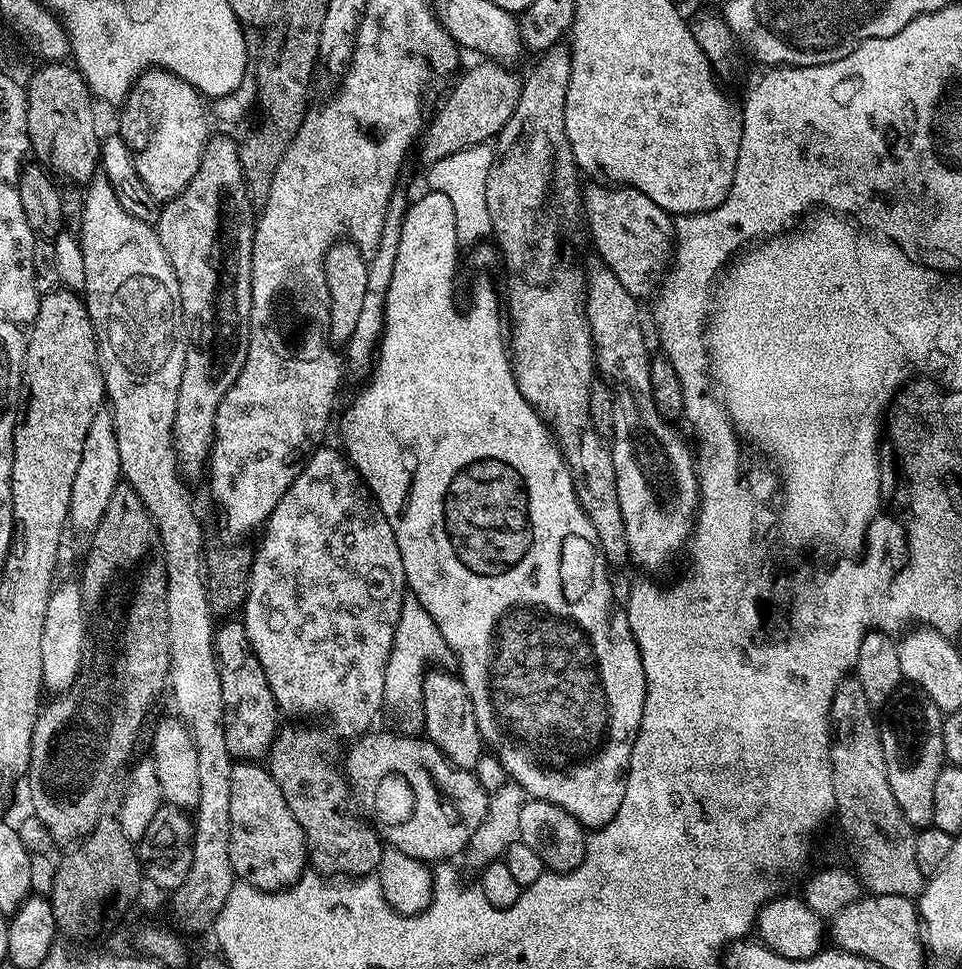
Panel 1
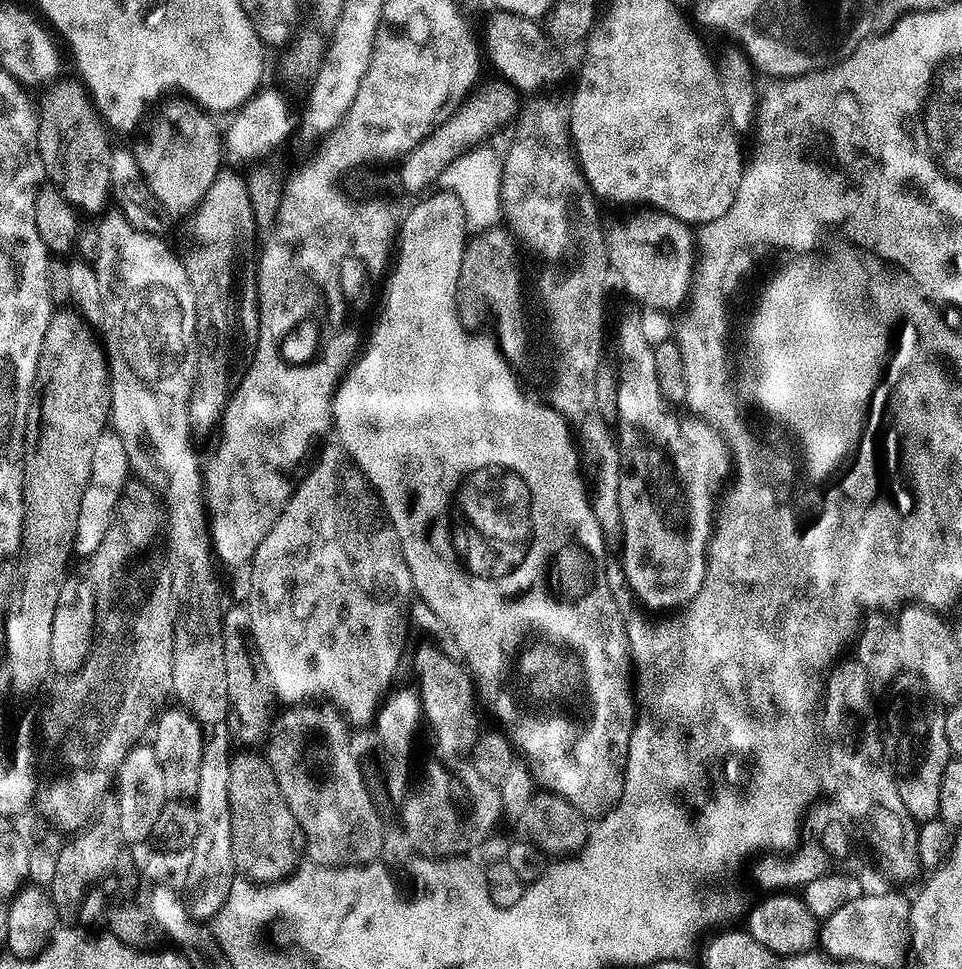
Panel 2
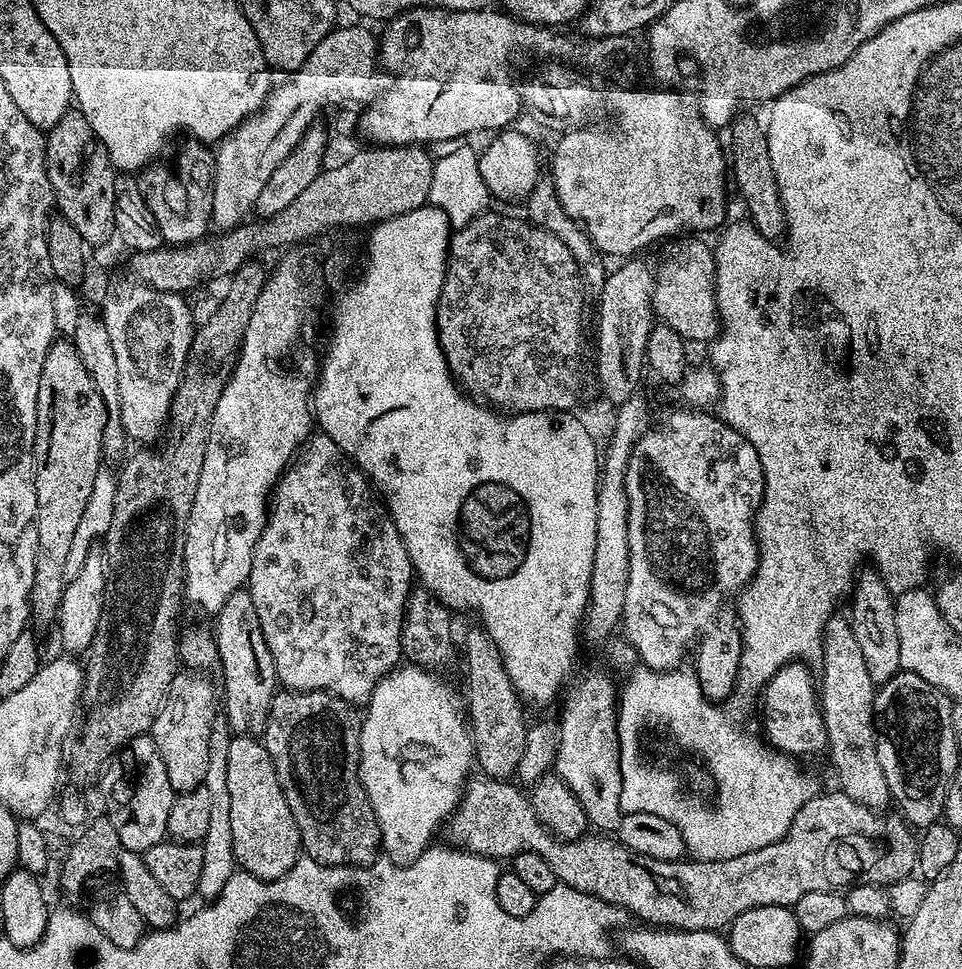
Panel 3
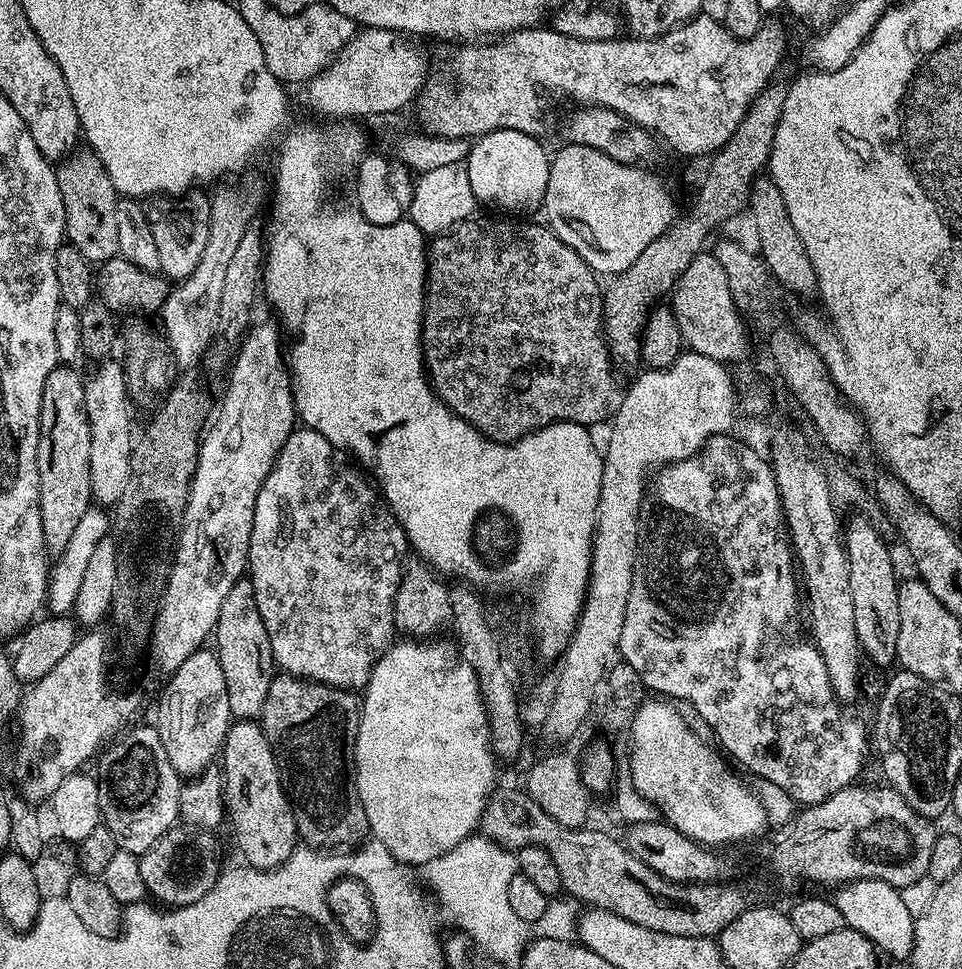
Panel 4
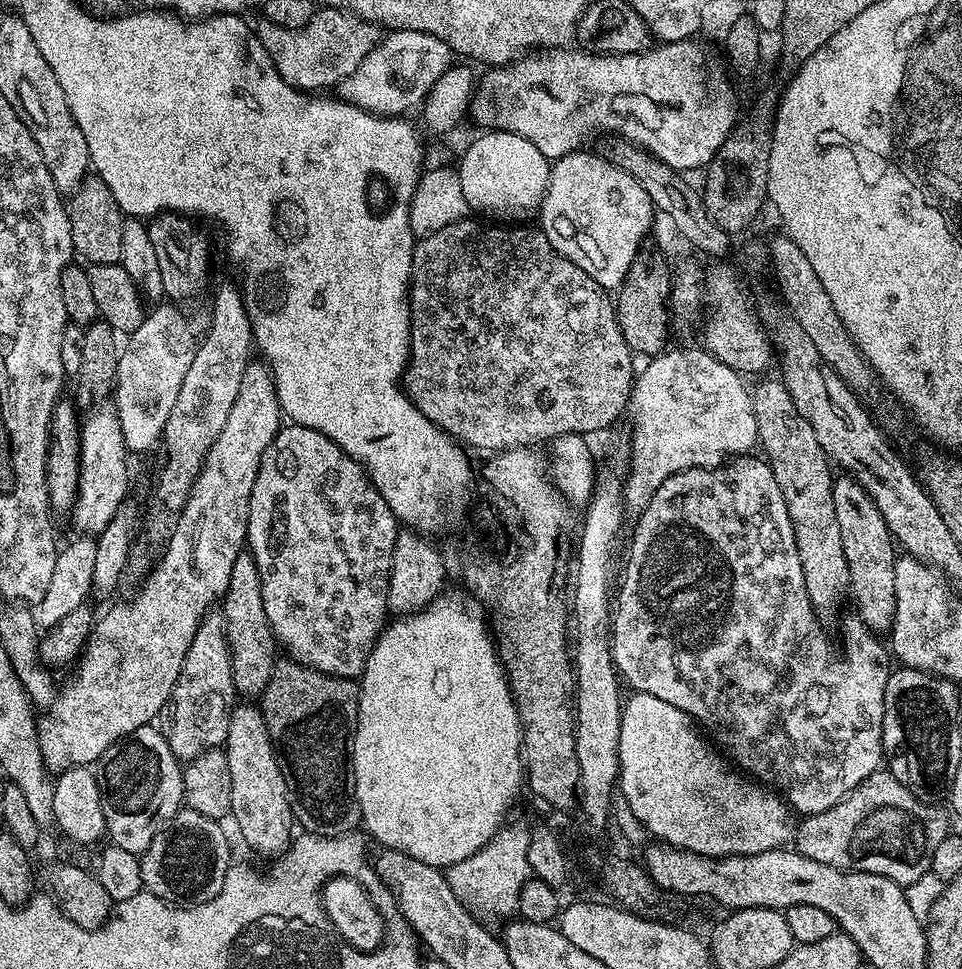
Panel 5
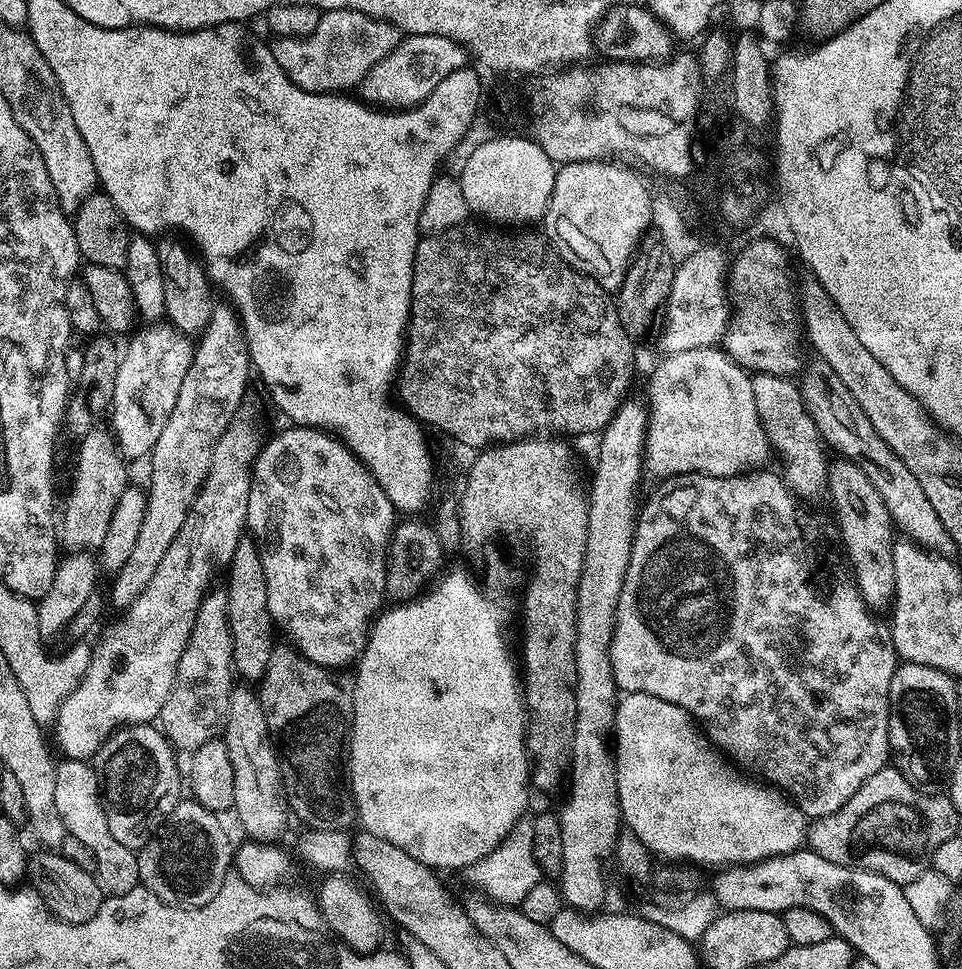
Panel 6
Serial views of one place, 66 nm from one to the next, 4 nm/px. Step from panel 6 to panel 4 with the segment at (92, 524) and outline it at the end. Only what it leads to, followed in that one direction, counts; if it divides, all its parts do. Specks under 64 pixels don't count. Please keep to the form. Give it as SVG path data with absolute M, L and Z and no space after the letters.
M108 358L95 365L96 373L87 377L84 386L84 413L90 426L90 486L95 503L115 505L130 474L130 454L134 443L132 418L128 414L130 393L126 368L116 358Z

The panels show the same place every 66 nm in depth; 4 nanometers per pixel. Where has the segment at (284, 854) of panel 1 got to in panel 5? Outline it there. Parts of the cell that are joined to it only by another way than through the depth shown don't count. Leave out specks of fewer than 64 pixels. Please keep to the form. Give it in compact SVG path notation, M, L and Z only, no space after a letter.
M237 703L228 713L228 737L225 738L222 747L226 754L226 762L230 762L231 819L236 819L236 828L240 831L241 838L254 851L261 852L264 856L272 856L271 858L279 857L294 839L292 801L288 798L288 788L284 785L282 770L276 761L276 751L272 749L270 734L266 730L266 718L255 703Z

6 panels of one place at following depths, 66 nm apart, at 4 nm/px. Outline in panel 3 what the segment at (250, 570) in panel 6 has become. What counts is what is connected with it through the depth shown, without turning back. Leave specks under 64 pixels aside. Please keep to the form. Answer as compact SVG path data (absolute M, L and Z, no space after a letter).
M247 587L239 588L226 602L222 602L220 611L215 613L214 635L218 646L218 673L224 679L222 690L222 715L228 719L228 727L238 736L263 737L266 722L270 718L272 699L278 691L276 667L266 646L262 626L258 622L258 610L254 610L254 598Z

